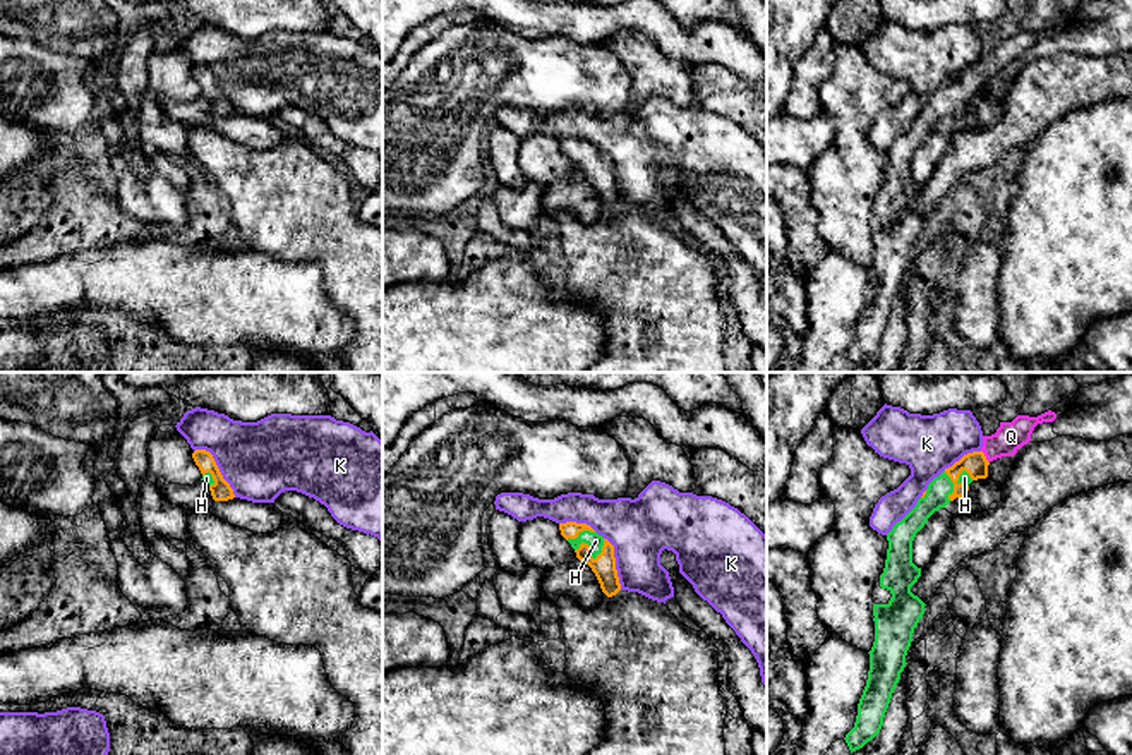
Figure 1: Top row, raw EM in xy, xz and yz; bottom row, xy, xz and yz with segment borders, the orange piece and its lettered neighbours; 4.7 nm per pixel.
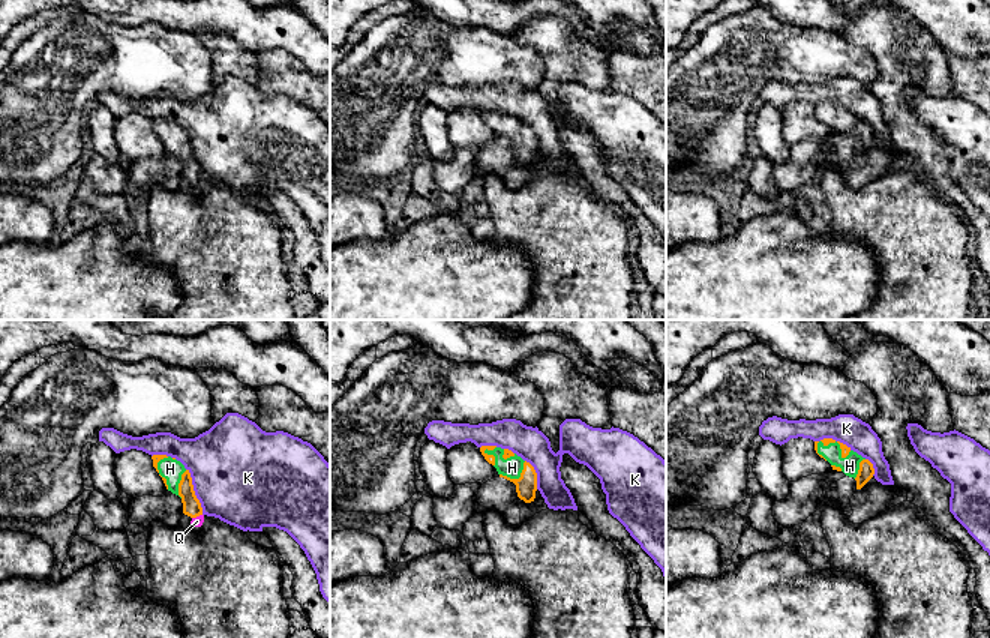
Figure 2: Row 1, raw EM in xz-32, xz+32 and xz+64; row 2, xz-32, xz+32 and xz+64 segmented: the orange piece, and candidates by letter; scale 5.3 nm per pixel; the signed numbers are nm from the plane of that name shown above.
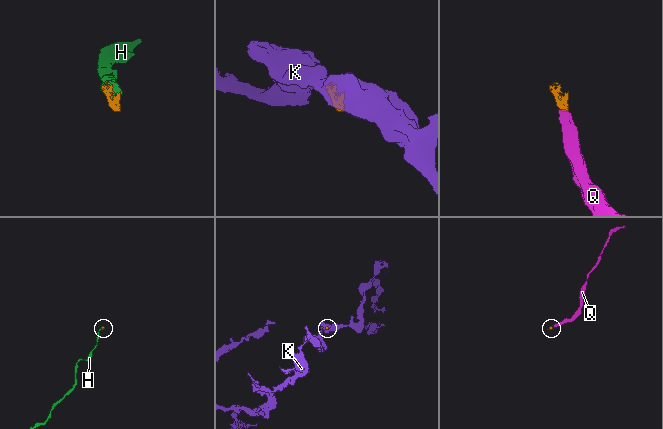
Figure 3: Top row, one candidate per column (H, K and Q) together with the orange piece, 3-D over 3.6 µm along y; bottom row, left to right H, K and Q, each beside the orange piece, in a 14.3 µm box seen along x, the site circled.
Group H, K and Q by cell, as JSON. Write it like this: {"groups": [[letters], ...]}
{"groups": [["H", "Q"], ["K"]]}

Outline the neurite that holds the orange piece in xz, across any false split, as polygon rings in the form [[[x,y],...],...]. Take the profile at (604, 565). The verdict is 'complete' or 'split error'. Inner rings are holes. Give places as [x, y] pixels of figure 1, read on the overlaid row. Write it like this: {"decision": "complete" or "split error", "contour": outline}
{"decision": "split error", "contour": [[[559,523],[559,530],[575,549],[576,558],[592,568],[602,592],[607,597],[616,595],[621,590],[621,583],[616,570],[614,546],[587,523]]]}

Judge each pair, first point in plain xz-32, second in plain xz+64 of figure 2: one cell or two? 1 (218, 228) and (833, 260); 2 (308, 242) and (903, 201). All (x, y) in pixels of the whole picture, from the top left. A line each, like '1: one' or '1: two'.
1: two
2: two

